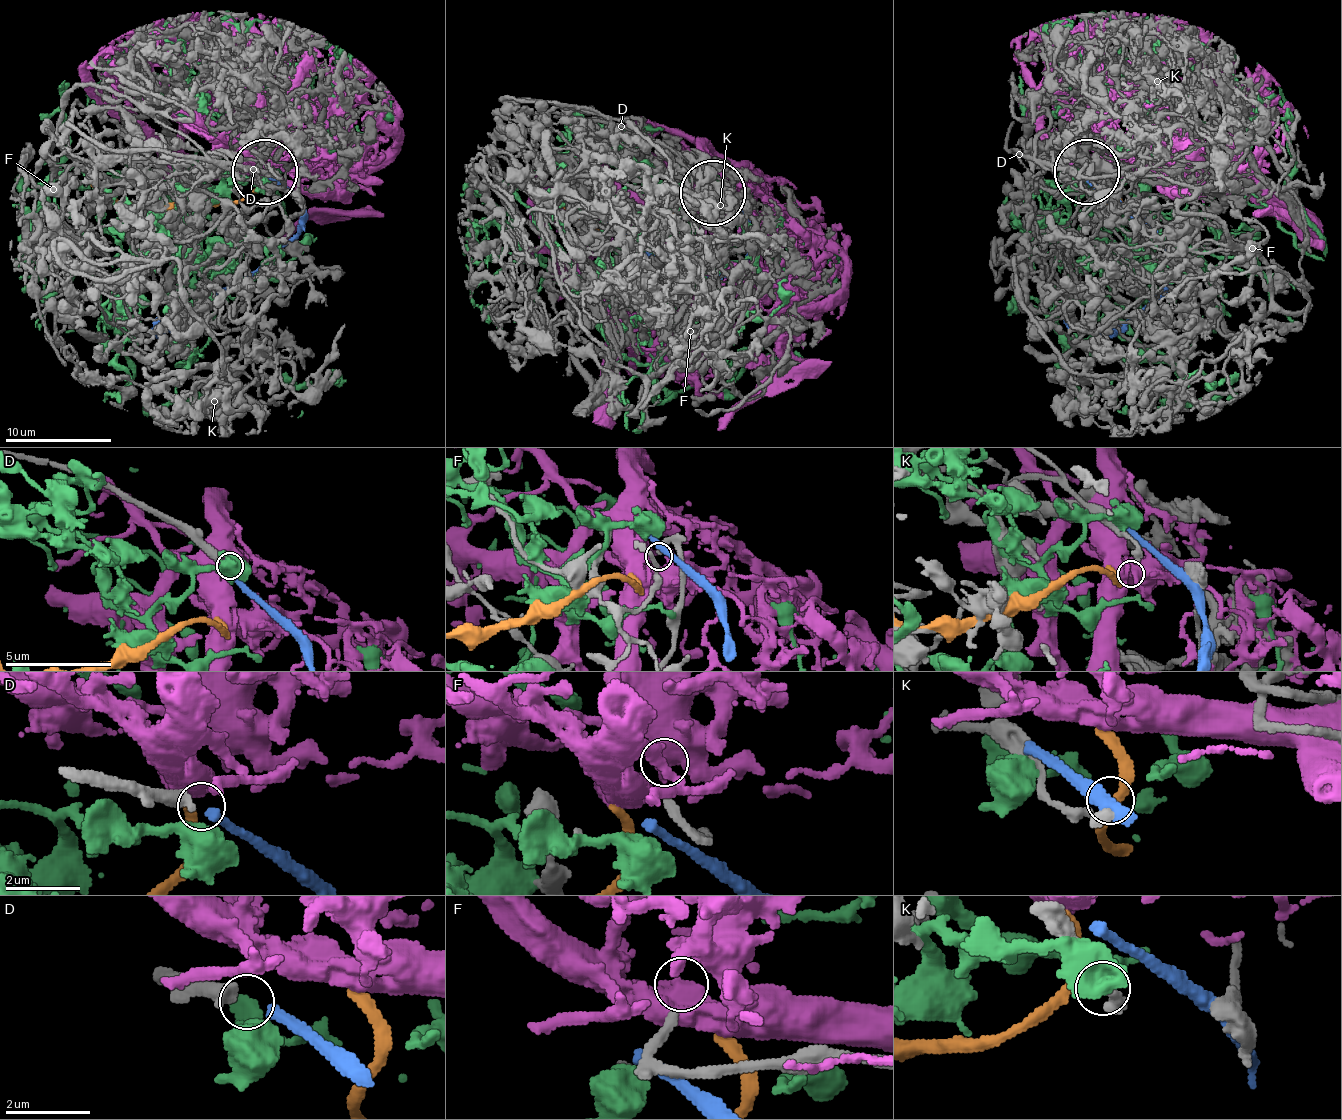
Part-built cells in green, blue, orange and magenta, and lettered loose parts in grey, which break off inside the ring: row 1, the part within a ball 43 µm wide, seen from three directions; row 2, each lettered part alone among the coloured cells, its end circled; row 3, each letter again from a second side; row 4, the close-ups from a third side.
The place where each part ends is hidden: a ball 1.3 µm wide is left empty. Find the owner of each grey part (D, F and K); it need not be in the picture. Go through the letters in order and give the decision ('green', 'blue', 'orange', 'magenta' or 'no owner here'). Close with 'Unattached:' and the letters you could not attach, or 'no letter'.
D: blue
F: no owner here
K: no owner here
Unattached: F, K

